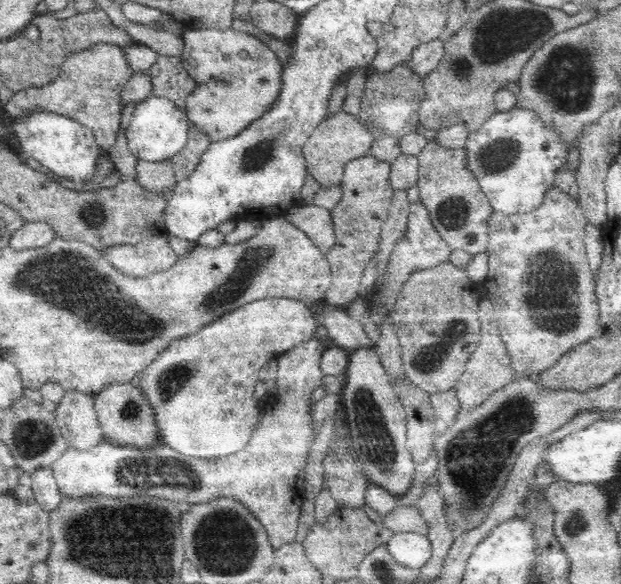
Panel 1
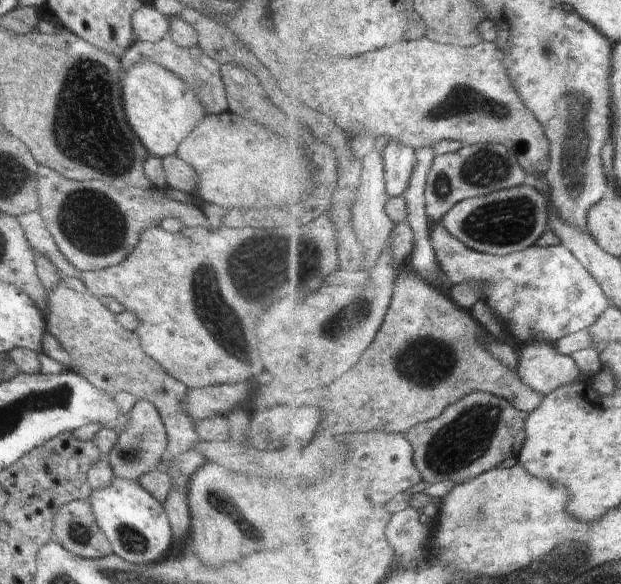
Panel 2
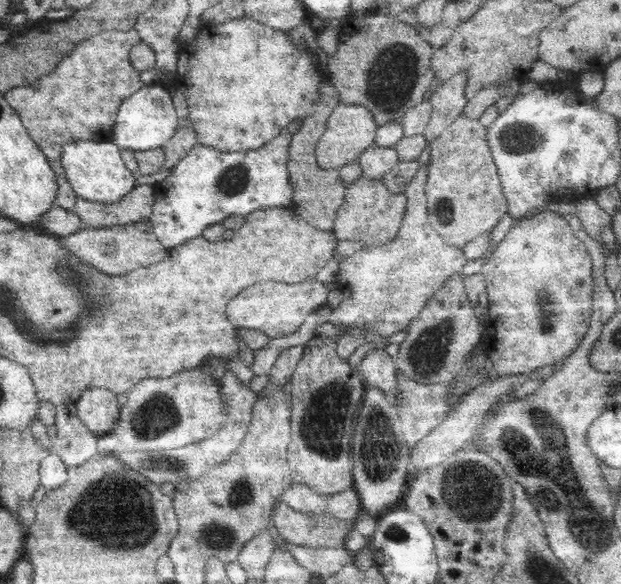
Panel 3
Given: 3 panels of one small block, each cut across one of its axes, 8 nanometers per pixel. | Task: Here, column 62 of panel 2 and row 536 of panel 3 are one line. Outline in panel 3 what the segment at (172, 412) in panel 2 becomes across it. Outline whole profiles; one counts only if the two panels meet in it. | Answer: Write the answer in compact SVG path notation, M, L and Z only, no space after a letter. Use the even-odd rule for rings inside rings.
M281 501L271 513L271 518L280 537L294 546L310 548L345 548L346 536L356 526L355 519L339 519L326 513L308 515Z

